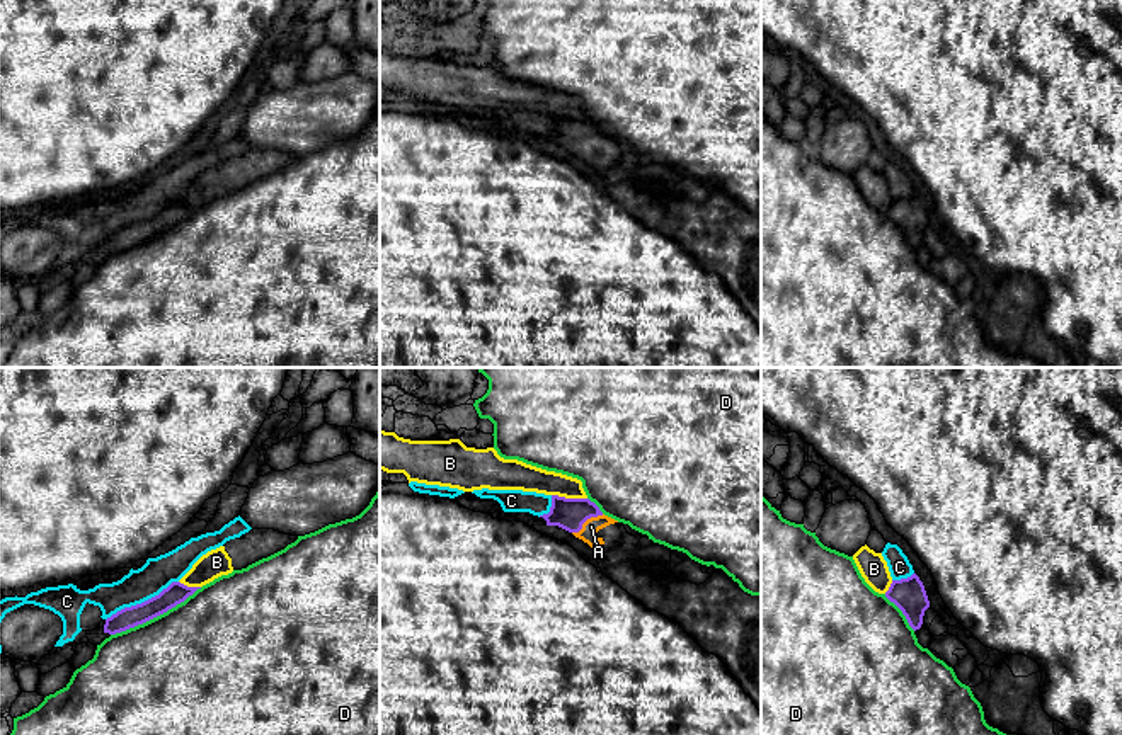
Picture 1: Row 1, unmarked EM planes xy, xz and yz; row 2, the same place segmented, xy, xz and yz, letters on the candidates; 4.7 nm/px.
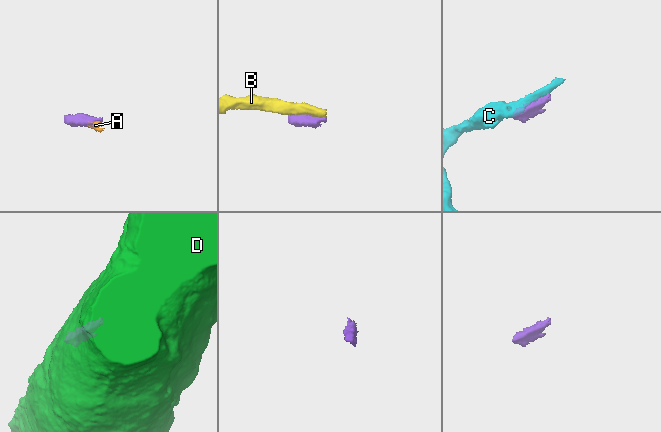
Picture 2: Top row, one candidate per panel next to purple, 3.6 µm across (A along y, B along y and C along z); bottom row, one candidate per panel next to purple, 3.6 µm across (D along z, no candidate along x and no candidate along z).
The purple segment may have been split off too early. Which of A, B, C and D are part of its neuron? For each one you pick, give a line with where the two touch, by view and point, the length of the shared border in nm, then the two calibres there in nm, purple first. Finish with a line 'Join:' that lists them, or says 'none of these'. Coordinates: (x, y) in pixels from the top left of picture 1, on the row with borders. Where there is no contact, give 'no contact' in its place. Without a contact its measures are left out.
A: xz (586, 519) | 180 nm | 150/80 nm
Join: A

